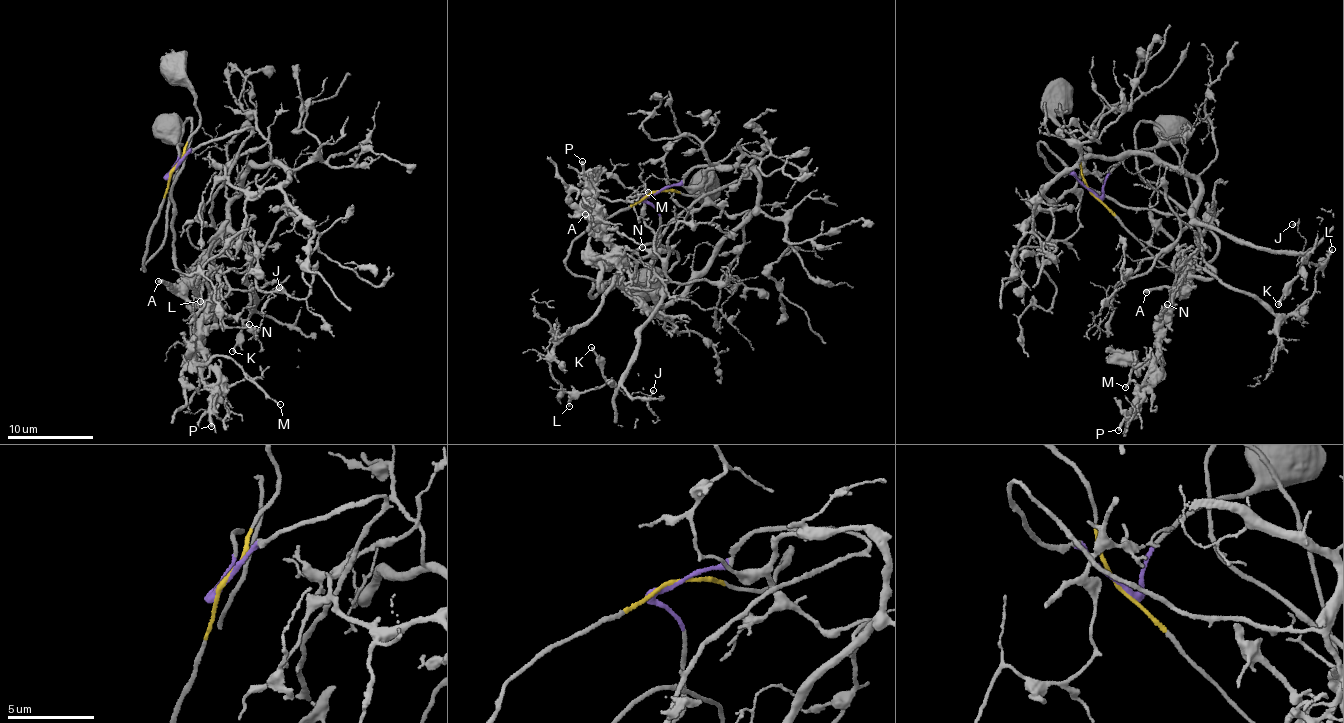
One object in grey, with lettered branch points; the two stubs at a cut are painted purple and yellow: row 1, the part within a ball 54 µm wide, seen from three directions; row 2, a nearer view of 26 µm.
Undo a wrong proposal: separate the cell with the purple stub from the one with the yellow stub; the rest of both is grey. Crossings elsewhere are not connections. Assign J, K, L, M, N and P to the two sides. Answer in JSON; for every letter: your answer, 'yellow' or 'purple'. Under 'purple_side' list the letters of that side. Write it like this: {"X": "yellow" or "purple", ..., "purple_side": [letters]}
{"J": "purple", "K": "purple", "L": "purple", "M": "yellow", "N": "yellow", "P": "yellow", "purple_side": ["J", "K", "L"]}

